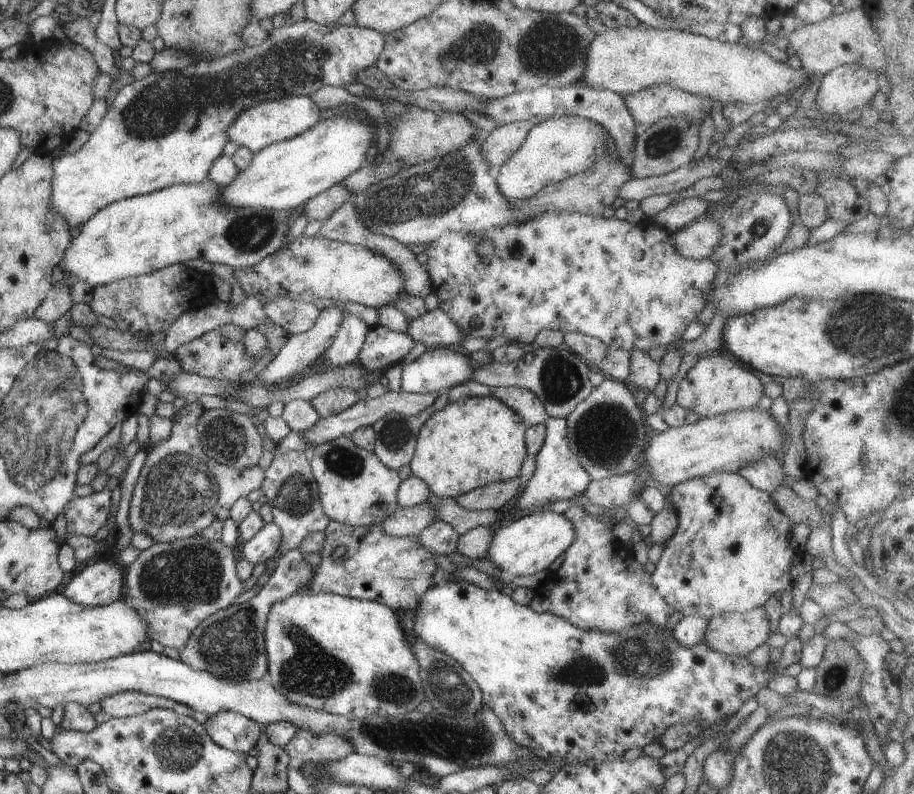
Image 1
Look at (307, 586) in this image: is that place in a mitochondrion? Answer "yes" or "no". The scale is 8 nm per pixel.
no

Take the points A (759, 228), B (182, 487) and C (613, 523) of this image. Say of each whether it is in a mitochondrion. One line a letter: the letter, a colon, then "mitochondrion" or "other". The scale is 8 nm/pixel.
A: mitochondrion
B: mitochondrion
C: other

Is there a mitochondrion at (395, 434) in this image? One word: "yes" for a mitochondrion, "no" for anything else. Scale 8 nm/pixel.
yes

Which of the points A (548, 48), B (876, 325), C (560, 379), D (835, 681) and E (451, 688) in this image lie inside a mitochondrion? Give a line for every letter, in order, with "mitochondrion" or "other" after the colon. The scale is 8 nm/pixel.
A: mitochondrion
B: mitochondrion
C: mitochondrion
D: mitochondrion
E: mitochondrion

